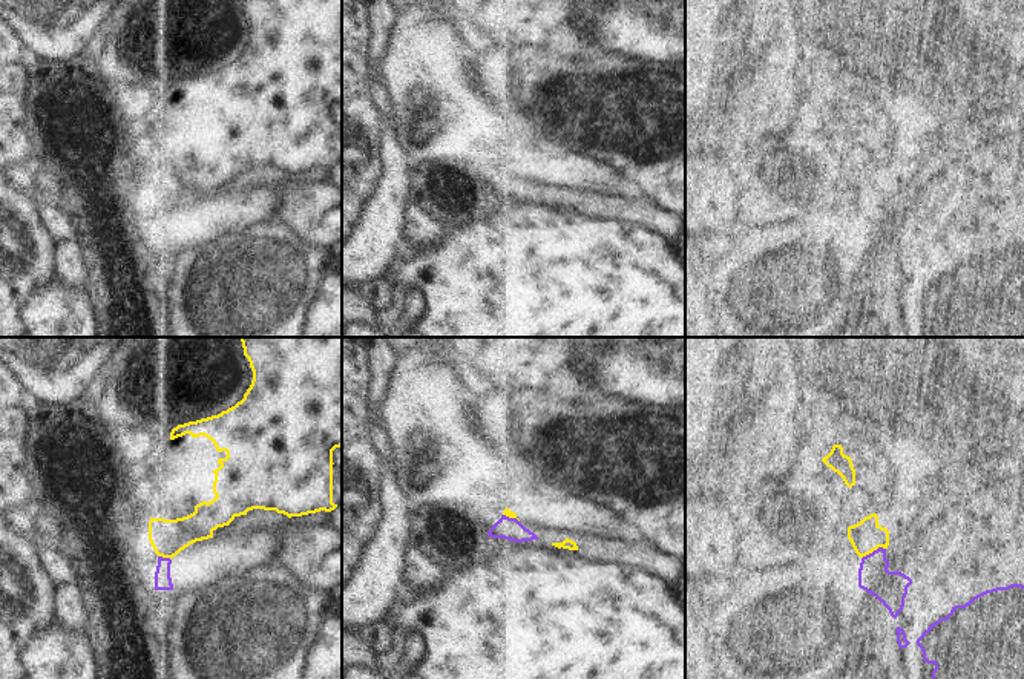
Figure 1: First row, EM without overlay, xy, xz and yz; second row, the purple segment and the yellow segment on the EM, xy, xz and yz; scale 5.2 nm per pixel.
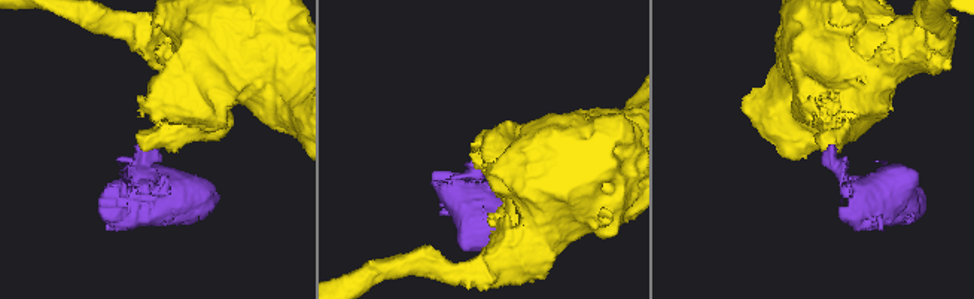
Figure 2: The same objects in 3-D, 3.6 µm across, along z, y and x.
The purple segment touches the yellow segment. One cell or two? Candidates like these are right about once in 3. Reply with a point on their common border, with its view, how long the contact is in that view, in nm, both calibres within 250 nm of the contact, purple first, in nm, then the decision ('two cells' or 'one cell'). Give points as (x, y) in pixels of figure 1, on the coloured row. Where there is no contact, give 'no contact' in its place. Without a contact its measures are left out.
meets purple in yz at (874, 551); contact 140 nm long; 180 nm thick on the purple side, 160 nm on the other; two cells

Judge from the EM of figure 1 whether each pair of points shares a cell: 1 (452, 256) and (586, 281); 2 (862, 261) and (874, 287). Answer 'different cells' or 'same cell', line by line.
1: same cell
2: same cell

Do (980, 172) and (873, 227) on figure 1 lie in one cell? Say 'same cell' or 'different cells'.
same cell

